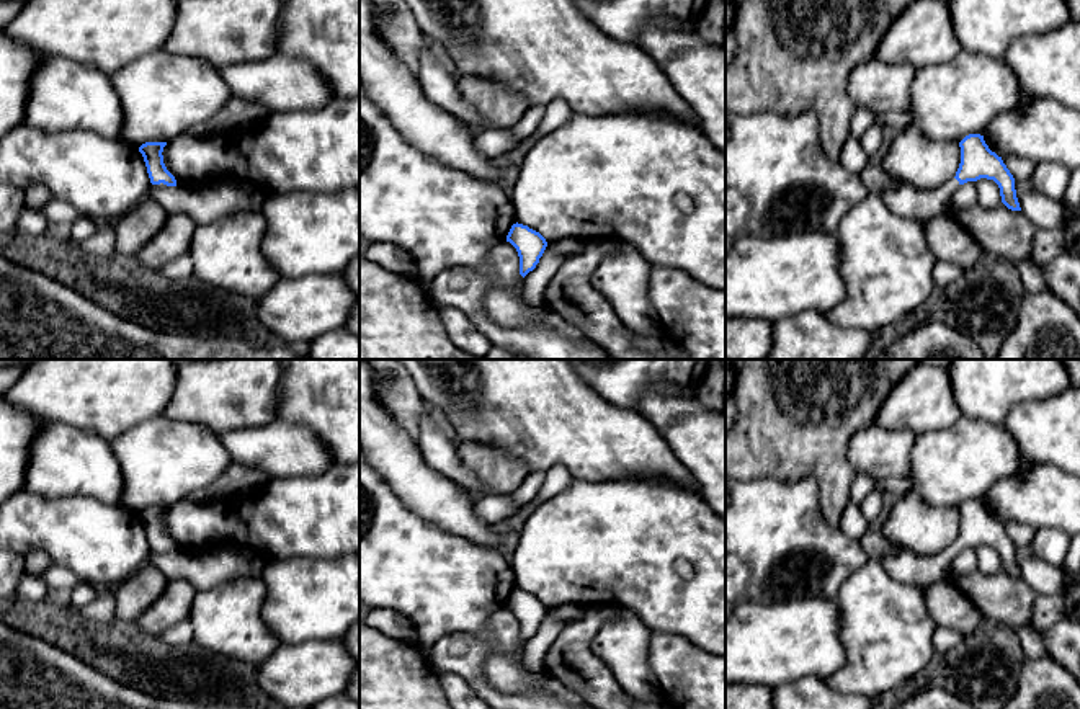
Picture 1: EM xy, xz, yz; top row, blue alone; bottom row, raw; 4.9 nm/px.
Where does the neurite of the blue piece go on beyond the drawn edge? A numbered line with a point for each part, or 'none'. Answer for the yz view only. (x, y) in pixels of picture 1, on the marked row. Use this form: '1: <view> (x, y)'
1: yz (920, 205)

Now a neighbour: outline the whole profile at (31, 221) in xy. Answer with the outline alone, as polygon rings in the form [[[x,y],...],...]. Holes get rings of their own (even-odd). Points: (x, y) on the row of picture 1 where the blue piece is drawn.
[[[25,206],[18,219],[18,230],[42,235],[47,230],[47,219],[36,207]]]

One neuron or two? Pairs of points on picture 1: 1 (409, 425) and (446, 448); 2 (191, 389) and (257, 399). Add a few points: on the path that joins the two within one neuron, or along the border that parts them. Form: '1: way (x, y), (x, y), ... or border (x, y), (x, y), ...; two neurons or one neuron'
1: border (425, 405), (415, 441); two neurons
2: way (208, 392), (240, 392); one neuron

